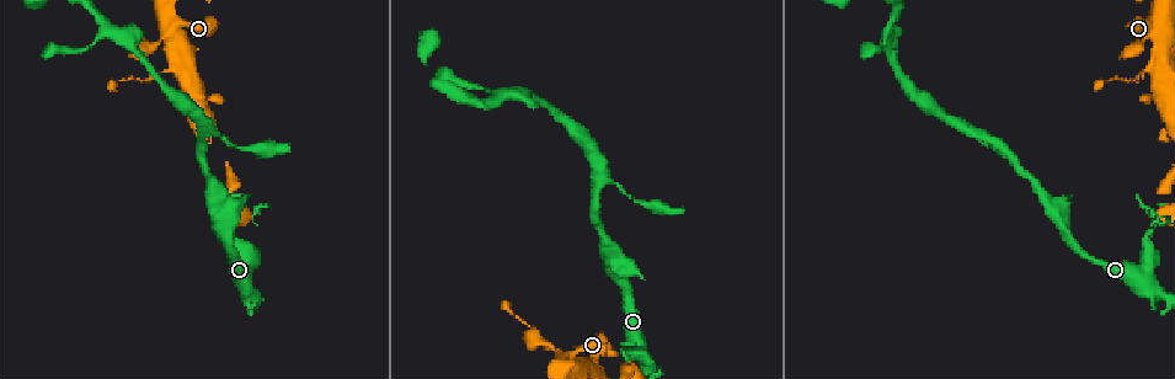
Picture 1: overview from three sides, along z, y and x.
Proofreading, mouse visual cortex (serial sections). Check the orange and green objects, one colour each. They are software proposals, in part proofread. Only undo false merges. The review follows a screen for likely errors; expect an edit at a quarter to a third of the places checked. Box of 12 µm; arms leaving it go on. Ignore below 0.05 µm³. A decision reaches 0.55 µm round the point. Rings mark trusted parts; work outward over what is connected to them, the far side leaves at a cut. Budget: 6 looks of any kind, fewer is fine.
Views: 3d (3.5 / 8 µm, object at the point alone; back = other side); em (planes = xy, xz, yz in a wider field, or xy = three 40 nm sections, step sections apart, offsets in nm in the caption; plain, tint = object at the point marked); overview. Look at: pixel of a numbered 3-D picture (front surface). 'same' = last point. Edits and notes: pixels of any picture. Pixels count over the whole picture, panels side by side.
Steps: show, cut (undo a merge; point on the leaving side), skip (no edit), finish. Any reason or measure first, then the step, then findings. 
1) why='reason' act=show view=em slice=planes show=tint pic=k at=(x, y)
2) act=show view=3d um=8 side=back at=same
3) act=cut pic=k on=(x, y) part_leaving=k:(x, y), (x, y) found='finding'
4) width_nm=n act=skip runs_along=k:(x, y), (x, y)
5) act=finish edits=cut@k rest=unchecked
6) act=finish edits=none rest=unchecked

why='sharp bend' act=show view=3d um=3.5 side=back pic=1 at=(235, 238)

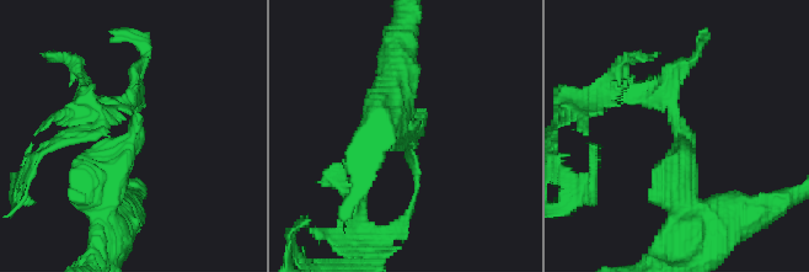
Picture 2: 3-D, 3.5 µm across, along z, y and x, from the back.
arm_widths_nm=150,450 act=show view=em slice=xy step=5 show=tint pic=2 at=(684, 137)

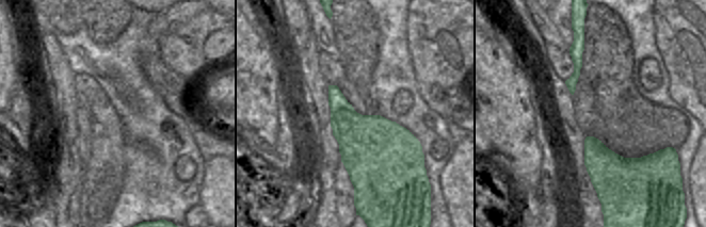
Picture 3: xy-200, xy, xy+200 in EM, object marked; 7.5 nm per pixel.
act=cut pic=2 on=(678, 65) part_leaving=2:(135, 108), (146, 48), (124, 33), (113, 41) found='two cells meet here'

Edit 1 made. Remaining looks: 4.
act=show view=3d um=3.5 pic=1 at=(577, 359)

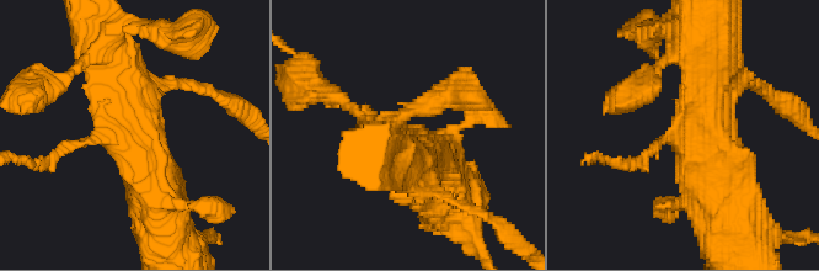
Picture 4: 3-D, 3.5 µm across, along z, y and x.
why='now the EM' act=show view=em slice=xy step=2 show=tint pic=4 at=(686, 138)

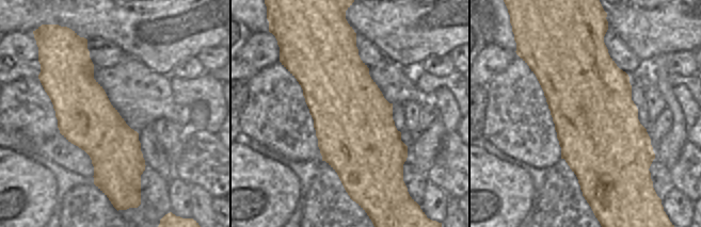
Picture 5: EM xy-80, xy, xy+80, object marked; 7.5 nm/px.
act=skip runs_along=4:(114, 65), (126, 133), (54, 155) found='continuous, no second cell'

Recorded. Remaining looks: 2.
act=finish edits=cut@2 rest=unchecked

